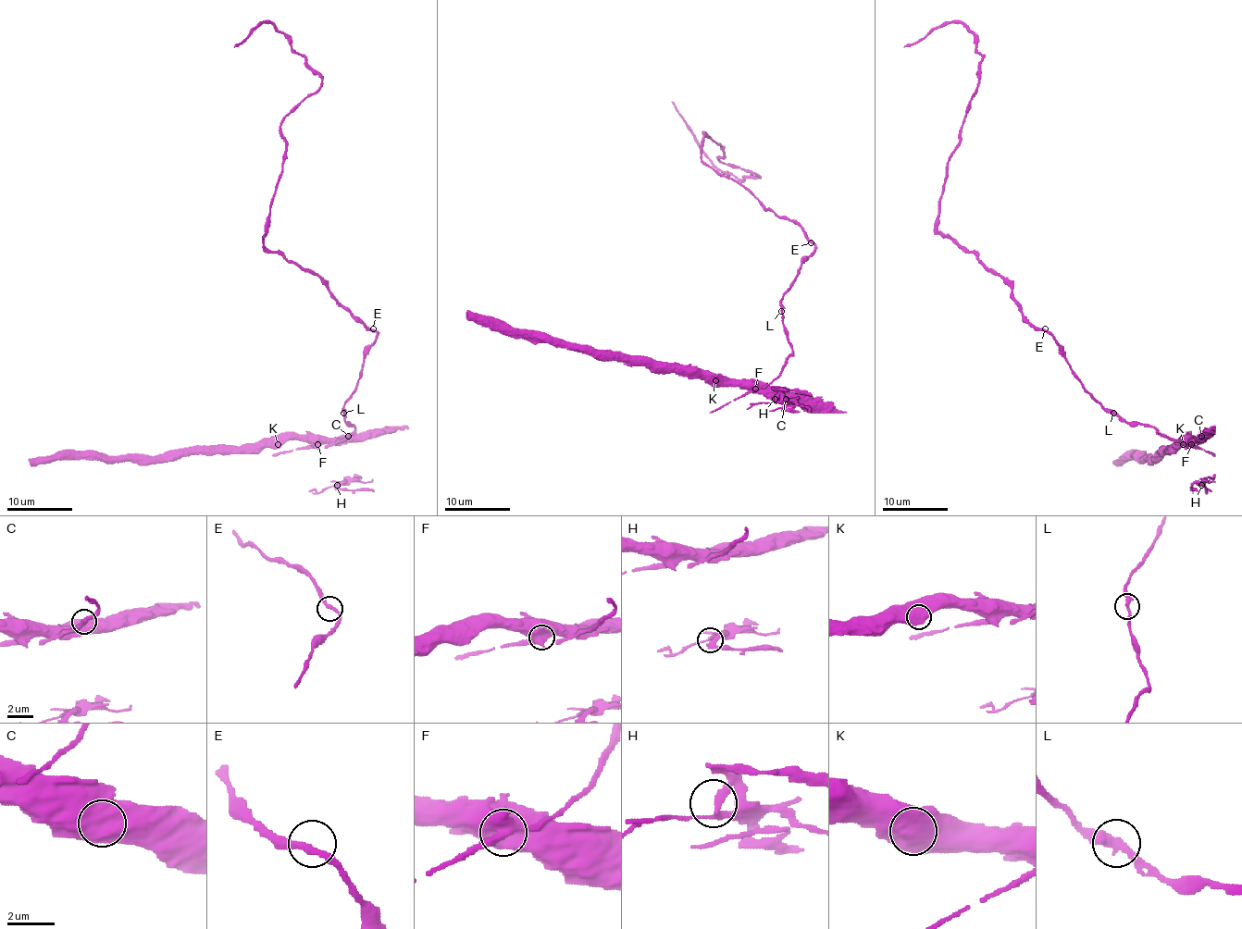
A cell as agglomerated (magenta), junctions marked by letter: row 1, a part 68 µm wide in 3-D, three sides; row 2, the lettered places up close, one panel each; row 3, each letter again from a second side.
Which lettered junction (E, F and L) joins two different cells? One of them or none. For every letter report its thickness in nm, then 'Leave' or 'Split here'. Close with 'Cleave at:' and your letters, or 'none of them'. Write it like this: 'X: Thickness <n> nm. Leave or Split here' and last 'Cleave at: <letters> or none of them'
E: Thickness 280 nm. Leave
F: Thickness 750 nm. Split here
L: Thickness 360 nm. Leave
Cleave at: F

